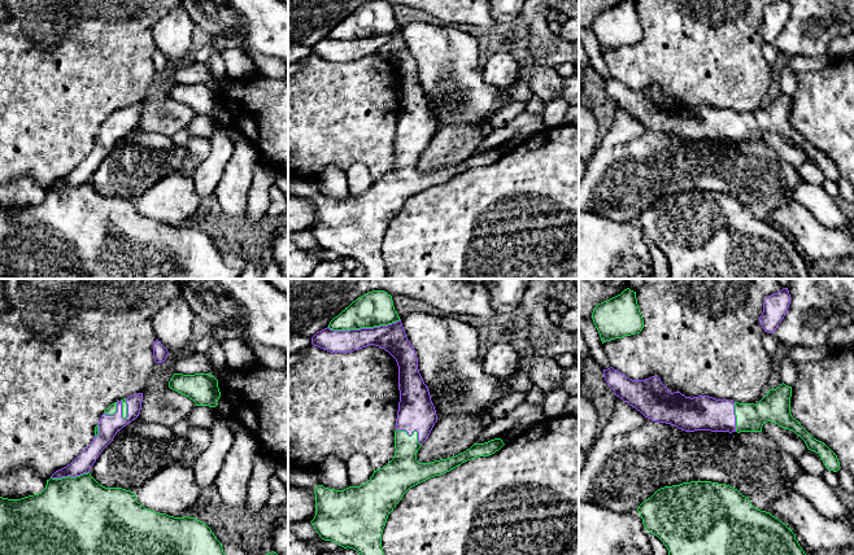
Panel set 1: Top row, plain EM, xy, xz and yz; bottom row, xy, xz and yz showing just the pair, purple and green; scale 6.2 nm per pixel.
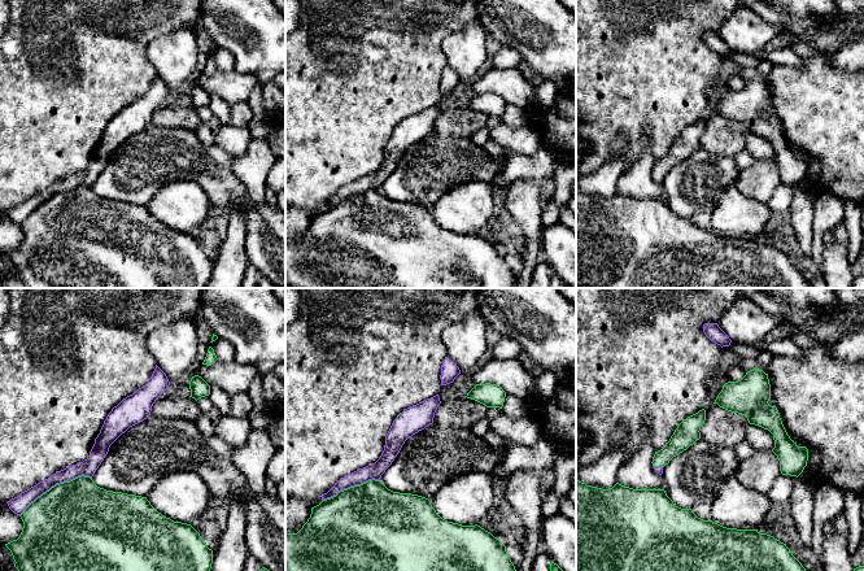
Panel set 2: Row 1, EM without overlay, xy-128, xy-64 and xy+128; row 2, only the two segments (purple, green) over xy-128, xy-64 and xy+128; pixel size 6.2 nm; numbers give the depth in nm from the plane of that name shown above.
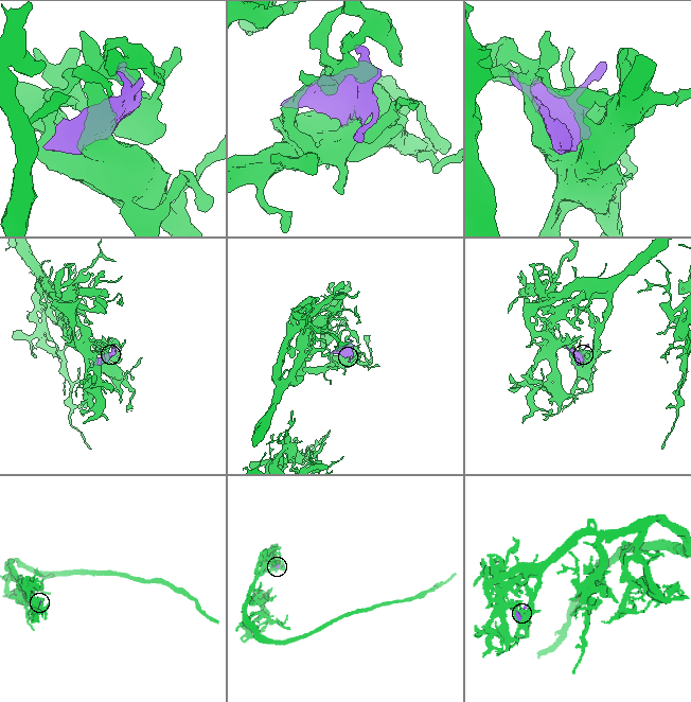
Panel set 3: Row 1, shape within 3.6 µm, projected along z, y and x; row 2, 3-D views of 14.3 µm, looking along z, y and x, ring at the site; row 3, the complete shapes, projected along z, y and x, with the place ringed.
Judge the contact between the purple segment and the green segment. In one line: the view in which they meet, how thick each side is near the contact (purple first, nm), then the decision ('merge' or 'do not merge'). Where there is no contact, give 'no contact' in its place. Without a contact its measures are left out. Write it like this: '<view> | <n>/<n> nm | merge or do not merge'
xz | 170/220 nm | merge

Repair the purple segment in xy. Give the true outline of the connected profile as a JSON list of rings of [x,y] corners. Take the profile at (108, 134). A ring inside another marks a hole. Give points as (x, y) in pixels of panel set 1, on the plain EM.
[[[143,102],[132,104],[127,108],[112,113],[101,124],[95,136],[95,147],[91,153],[66,176],[56,180],[47,189],[45,198],[34,205],[21,209],[8,209],[0,206],[0,279],[238,279],[240,270],[228,267],[222,258],[222,253],[217,249],[212,239],[195,227],[174,227],[166,223],[154,222],[145,218],[136,210],[135,202],[122,197],[105,197],[100,195],[90,183],[91,176],[103,162],[103,159],[113,150],[118,140],[139,126],[143,112]]]

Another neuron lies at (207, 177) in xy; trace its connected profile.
[[[219,122],[219,127],[209,139],[212,152],[197,166],[193,174],[193,183],[197,195],[205,198],[214,193],[215,187],[219,184],[227,162],[231,159],[235,144],[230,139],[225,124]]]

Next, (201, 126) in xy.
[[[196,115],[187,126],[187,130],[191,137],[210,139],[218,127],[219,121],[217,117]]]

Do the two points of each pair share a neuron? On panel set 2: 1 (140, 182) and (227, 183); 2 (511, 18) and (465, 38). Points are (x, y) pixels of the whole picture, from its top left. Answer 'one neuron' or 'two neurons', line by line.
1: one neuron
2: two neurons

